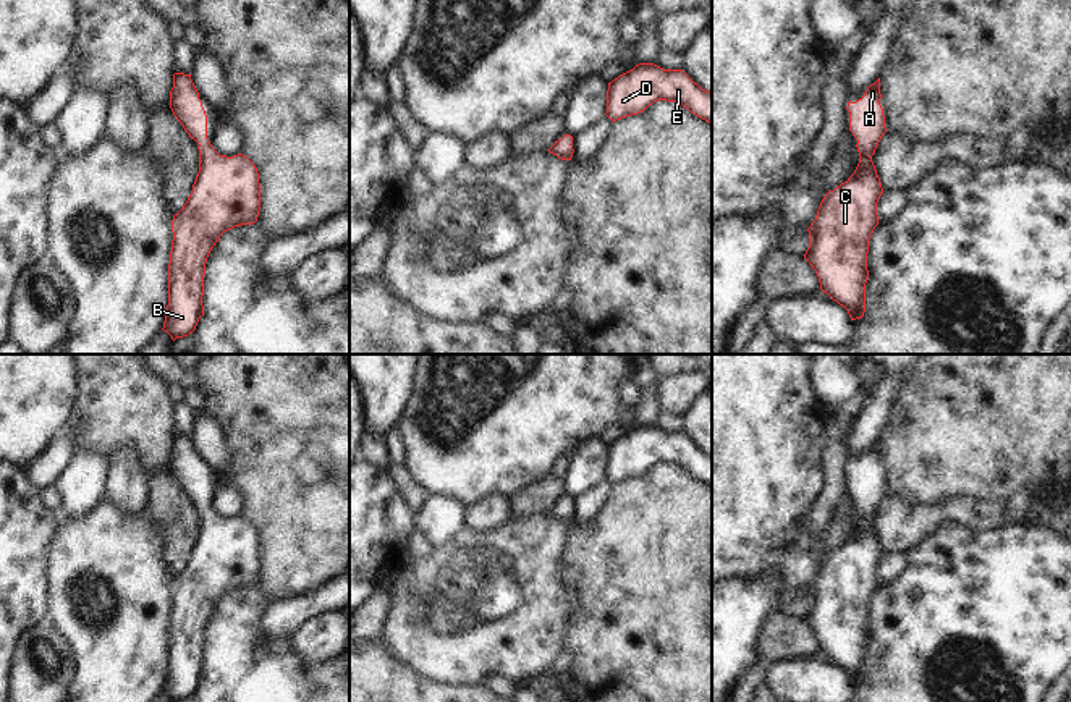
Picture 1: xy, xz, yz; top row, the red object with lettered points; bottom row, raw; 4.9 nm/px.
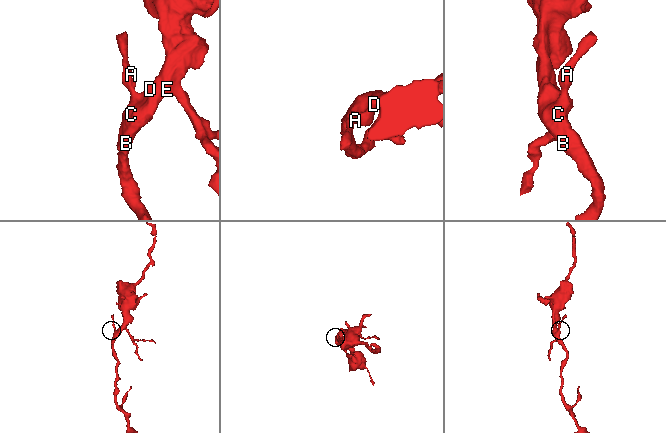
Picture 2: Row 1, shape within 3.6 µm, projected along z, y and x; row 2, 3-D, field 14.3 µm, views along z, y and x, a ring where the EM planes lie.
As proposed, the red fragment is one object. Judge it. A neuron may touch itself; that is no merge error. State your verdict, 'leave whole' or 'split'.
leave whole

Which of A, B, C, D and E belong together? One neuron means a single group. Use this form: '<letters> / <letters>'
A B C D E

